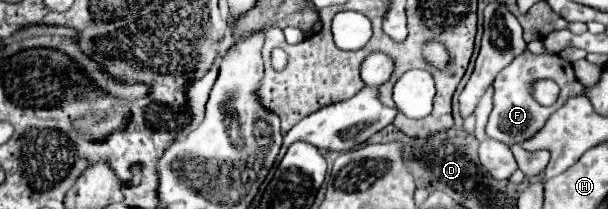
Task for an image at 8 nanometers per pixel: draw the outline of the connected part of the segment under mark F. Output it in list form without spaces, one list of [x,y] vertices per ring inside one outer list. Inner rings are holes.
[[[528,49],[524,53],[520,53],[510,65],[506,65],[506,69],[502,69],[496,75],[496,95],[494,95],[494,109],[490,113],[490,119],[486,123],[486,135],[502,141],[506,145],[512,143],[524,143],[528,137],[532,137],[544,123],[546,119],[566,103],[568,97],[578,95],[584,87],[580,85],[580,81],[574,77],[574,69],[568,61],[560,59],[558,55],[552,53],[542,53],[542,55],[534,55]],[[536,79],[554,79],[560,85],[560,97],[558,103],[554,103],[552,107],[542,107],[538,105],[532,95],[530,95],[530,85]]]

